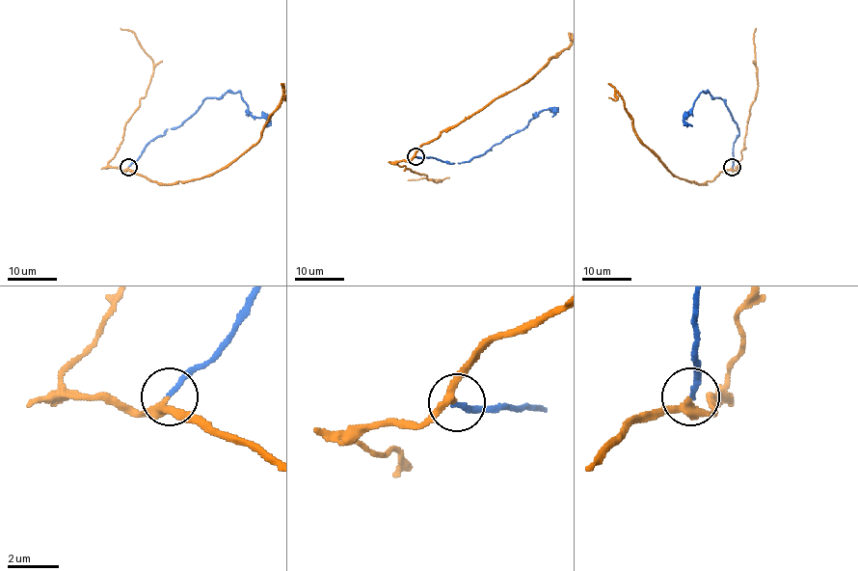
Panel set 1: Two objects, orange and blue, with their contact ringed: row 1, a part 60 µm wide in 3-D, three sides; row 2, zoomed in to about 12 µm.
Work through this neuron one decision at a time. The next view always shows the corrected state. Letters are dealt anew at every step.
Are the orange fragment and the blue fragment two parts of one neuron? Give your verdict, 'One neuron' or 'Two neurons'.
One neuron

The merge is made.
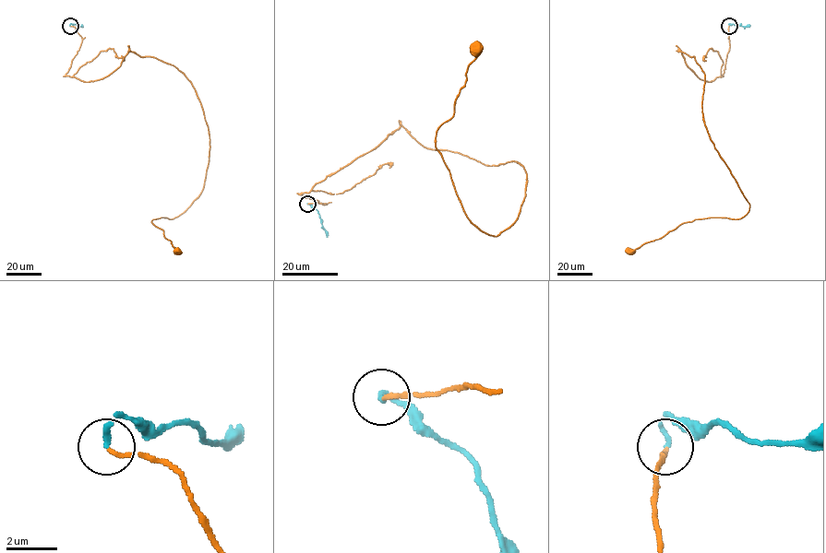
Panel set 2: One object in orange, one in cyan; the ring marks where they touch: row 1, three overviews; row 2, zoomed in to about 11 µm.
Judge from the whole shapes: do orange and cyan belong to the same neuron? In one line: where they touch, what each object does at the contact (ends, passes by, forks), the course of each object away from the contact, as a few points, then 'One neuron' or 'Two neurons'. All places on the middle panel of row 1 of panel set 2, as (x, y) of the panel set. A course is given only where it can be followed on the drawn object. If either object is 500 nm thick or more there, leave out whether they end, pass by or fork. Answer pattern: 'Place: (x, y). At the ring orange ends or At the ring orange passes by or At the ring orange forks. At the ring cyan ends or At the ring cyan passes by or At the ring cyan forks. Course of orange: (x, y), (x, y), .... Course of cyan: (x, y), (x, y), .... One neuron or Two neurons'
Place: (307, 204). At the ring orange ends. At the ring cyan ends. Course of orange: (307, 204), (401, 126), (521, 165), (510, 226), (476, 228), (436, 147), (475, 50). Course of cyan: (307, 204), (317, 211), (327, 237). One neuron

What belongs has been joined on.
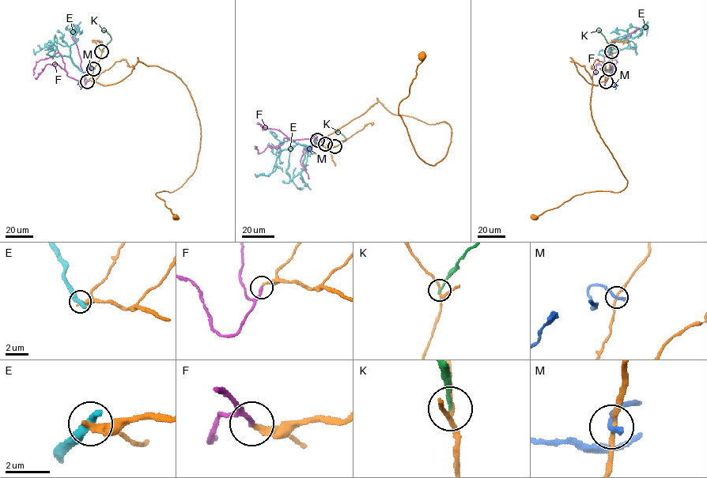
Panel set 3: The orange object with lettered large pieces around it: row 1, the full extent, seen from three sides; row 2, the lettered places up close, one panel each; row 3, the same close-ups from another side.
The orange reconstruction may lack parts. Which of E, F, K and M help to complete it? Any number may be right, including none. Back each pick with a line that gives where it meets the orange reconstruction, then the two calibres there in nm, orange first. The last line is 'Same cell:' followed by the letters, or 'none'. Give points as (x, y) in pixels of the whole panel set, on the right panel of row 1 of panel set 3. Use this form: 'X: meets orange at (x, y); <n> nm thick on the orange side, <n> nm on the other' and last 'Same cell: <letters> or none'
F: meets orange at (606, 81); 200 nm thick on the orange side, 240 nm on the other
Same cell: F

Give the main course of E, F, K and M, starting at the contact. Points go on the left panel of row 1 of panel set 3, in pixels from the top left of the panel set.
E: (87, 80), (69, 57), (55, 56), (54, 51), (46, 44), (48, 41), (51, 42), (57, 49)
F: (87, 81), (82, 87), (77, 80), (67, 75), (58, 51), (37, 62), (33, 75)
K: (101, 51), (111, 39), (102, 30)
M: (93, 69), (88, 68), (81, 76), (79, 83), (85, 84)

